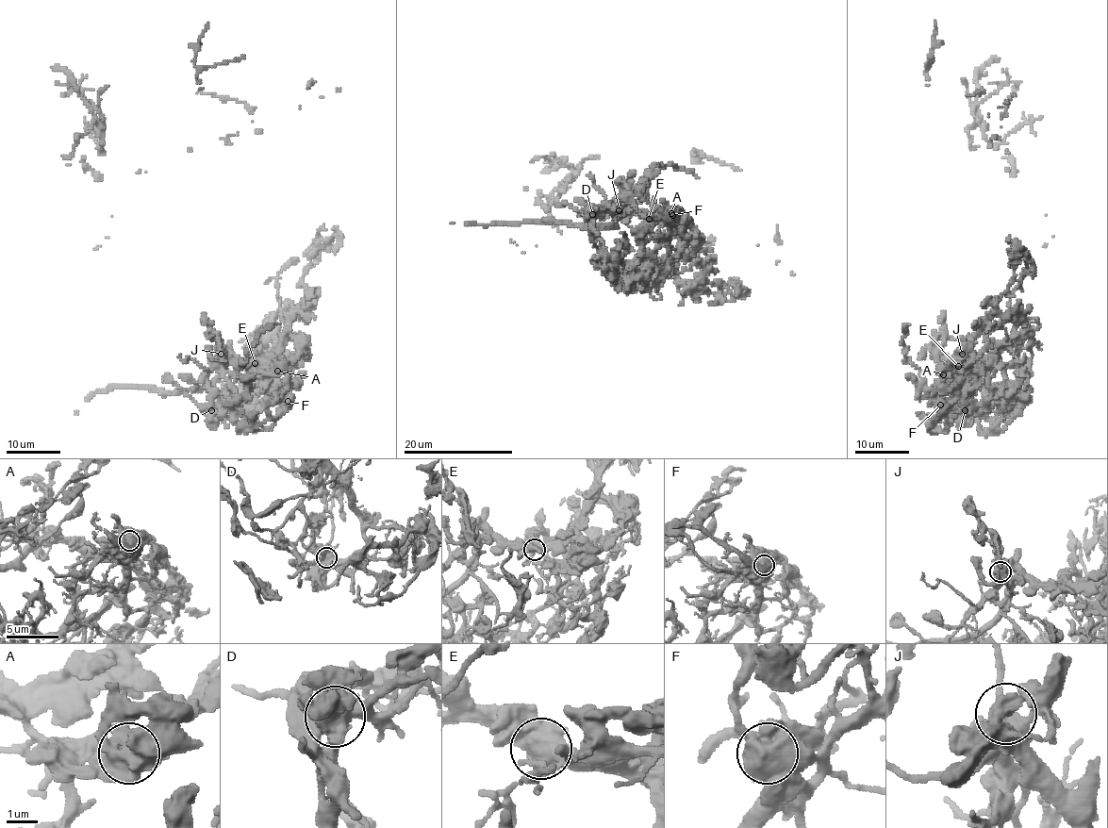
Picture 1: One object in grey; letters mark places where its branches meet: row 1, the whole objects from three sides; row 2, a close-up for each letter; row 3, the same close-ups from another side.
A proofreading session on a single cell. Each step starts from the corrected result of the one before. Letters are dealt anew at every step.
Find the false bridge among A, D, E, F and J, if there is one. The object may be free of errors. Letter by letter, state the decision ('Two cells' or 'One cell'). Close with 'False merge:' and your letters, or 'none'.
A: One cell
D: One cell
E: One cell
F: One cell
J: One cell
False merge: none

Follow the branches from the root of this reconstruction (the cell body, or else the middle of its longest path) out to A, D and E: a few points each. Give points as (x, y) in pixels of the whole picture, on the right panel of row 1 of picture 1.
A: (973, 339), (942, 368), (943, 374)
D: (973, 339), (958, 357), (961, 362), (957, 359), (961, 358), (968, 372), (958, 398), (965, 410)
E: (973, 339), (958, 357), (960, 362), (958, 366)

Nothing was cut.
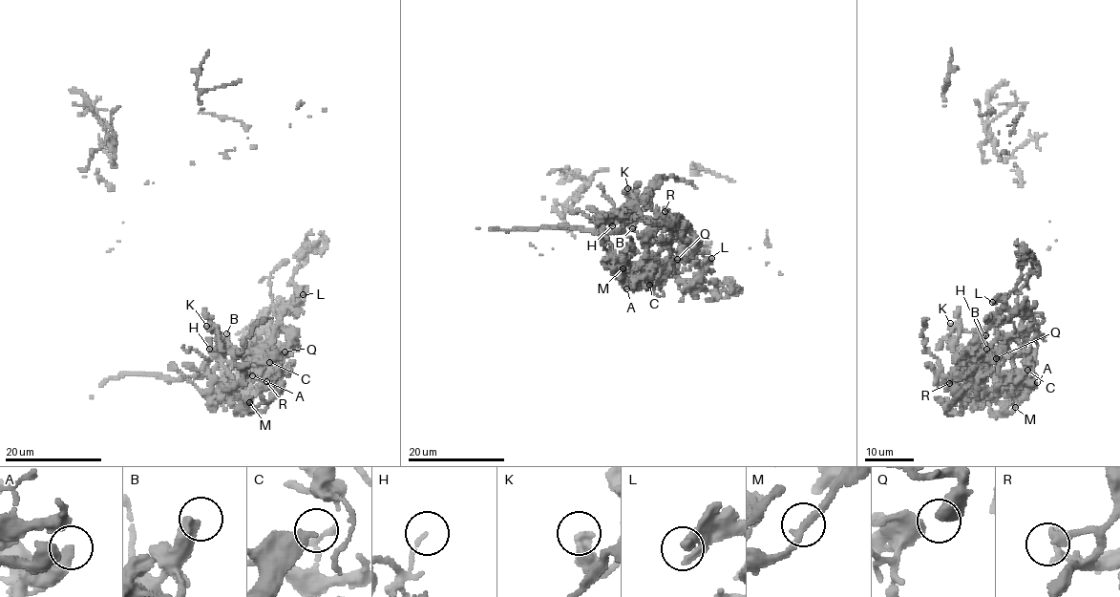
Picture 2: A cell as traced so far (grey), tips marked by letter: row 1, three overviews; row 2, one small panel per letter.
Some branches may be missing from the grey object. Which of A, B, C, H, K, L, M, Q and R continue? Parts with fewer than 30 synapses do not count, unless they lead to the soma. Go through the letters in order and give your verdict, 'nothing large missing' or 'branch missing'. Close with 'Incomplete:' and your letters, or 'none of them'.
A: branch missing
B: nothing large missing
C: nothing large missing
H: nothing large missing
K: nothing large missing
L: nothing large missing
M: nothing large missing
Q: nothing large missing
R: nothing large missing
Incomplete: A

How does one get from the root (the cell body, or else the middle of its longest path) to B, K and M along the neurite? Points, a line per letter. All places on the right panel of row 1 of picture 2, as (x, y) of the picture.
B: (984, 330), (971, 351), (985, 335)
K: (984, 330), (975, 342), (972, 352), (976, 346), (974, 335), (959, 325), (954, 329), (950, 323)
M: (984, 330), (971, 351), (983, 354), (996, 364), (996, 370), (1009, 386), (993, 398), (1009, 413), (1015, 407)

